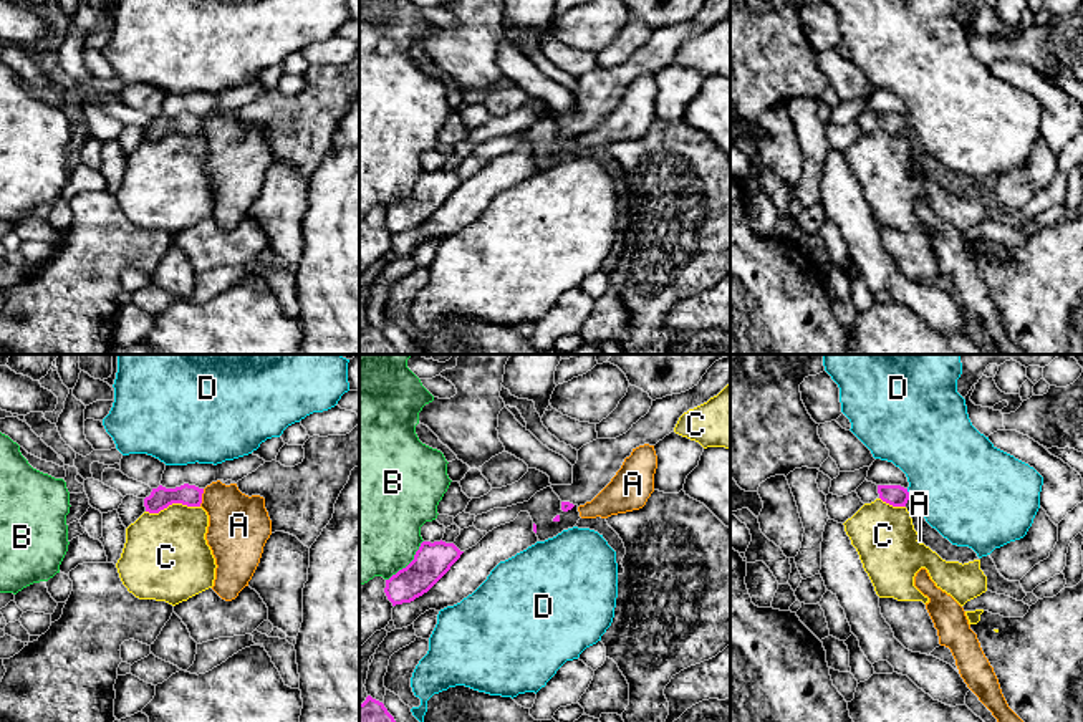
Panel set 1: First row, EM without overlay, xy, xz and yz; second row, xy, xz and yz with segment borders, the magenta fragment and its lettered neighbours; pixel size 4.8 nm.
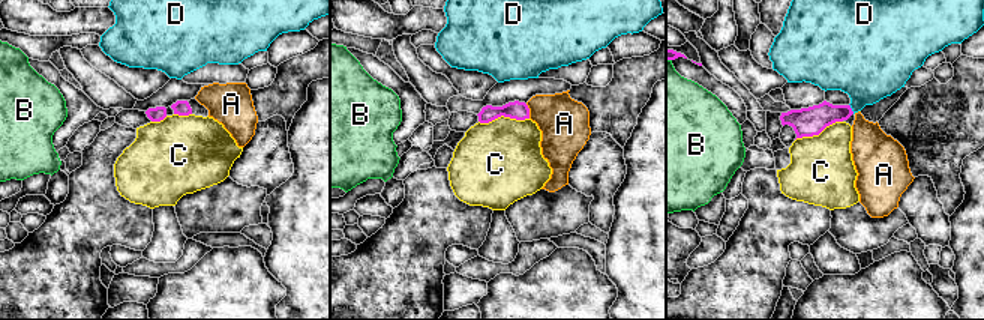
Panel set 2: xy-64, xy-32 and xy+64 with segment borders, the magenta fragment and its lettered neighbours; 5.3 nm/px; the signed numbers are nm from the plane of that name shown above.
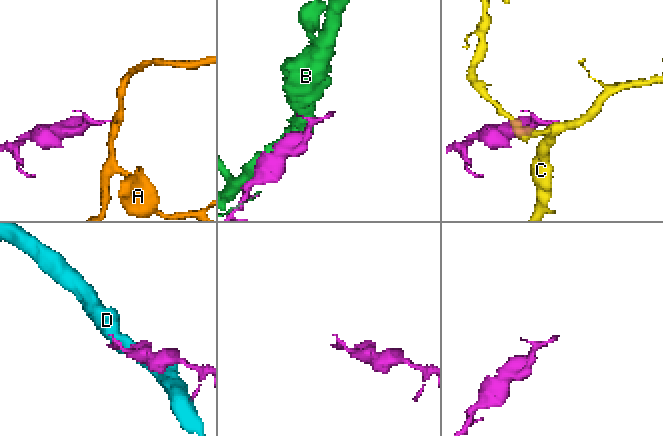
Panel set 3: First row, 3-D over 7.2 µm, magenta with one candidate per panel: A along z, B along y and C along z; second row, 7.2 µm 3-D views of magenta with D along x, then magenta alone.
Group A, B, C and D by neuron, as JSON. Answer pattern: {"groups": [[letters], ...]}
{"groups": [["A"], ["B"], ["C"], ["D"]]}

